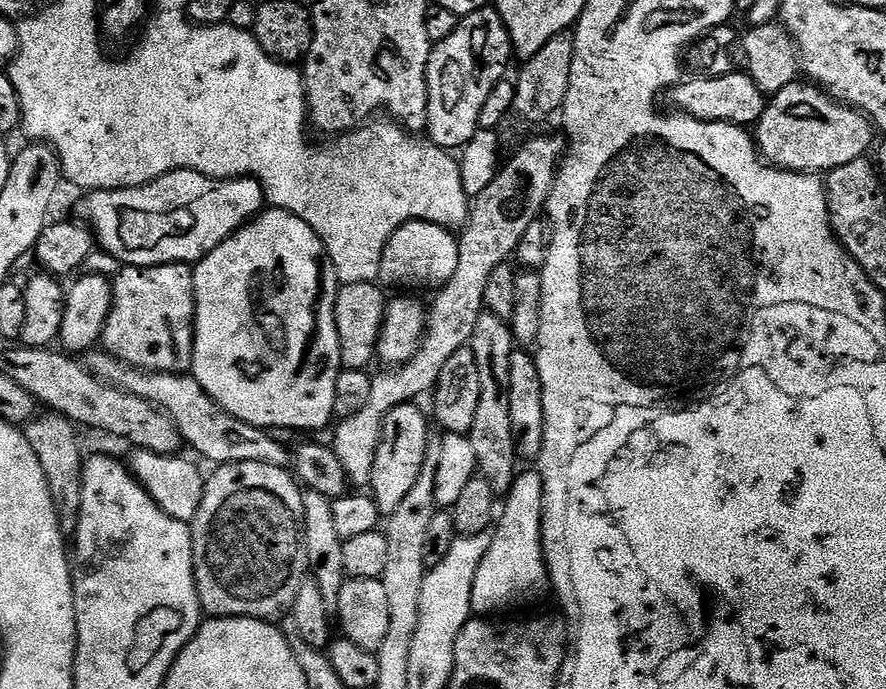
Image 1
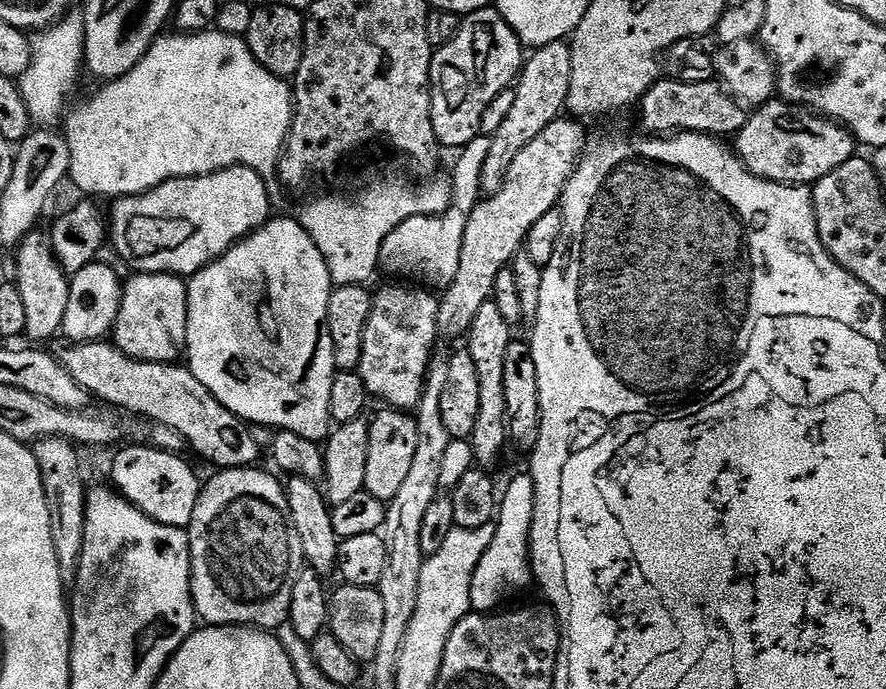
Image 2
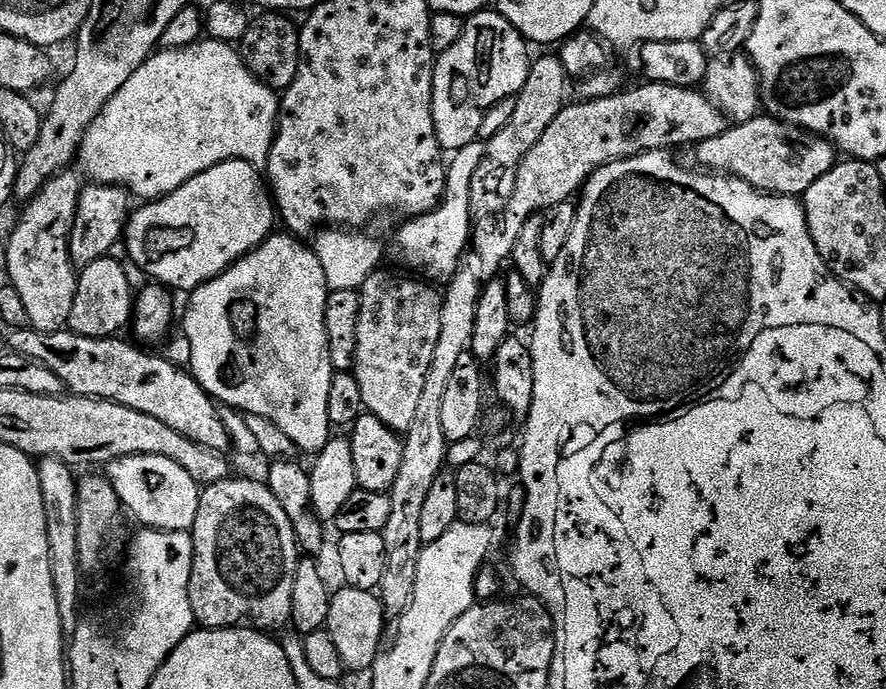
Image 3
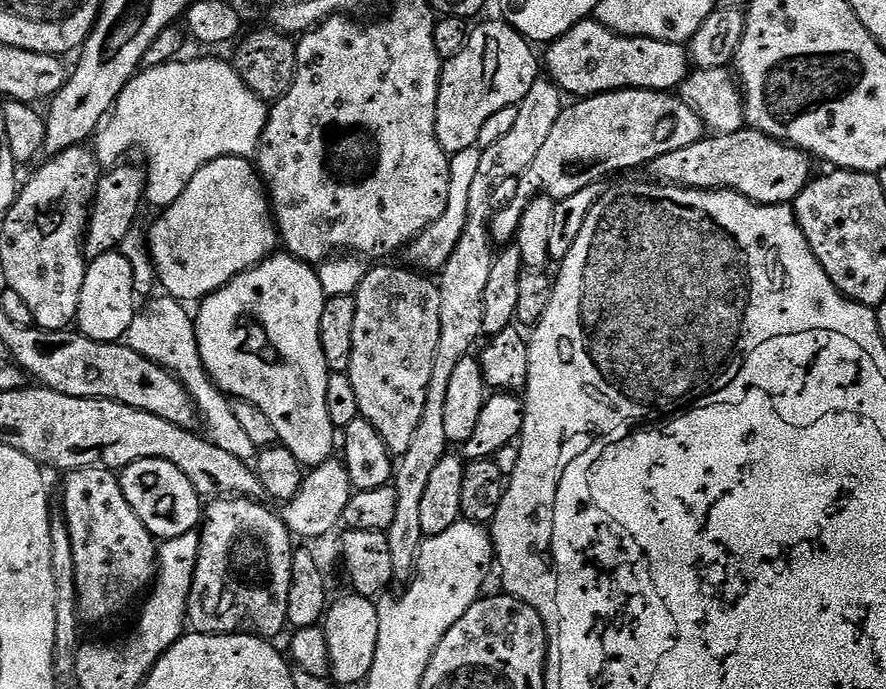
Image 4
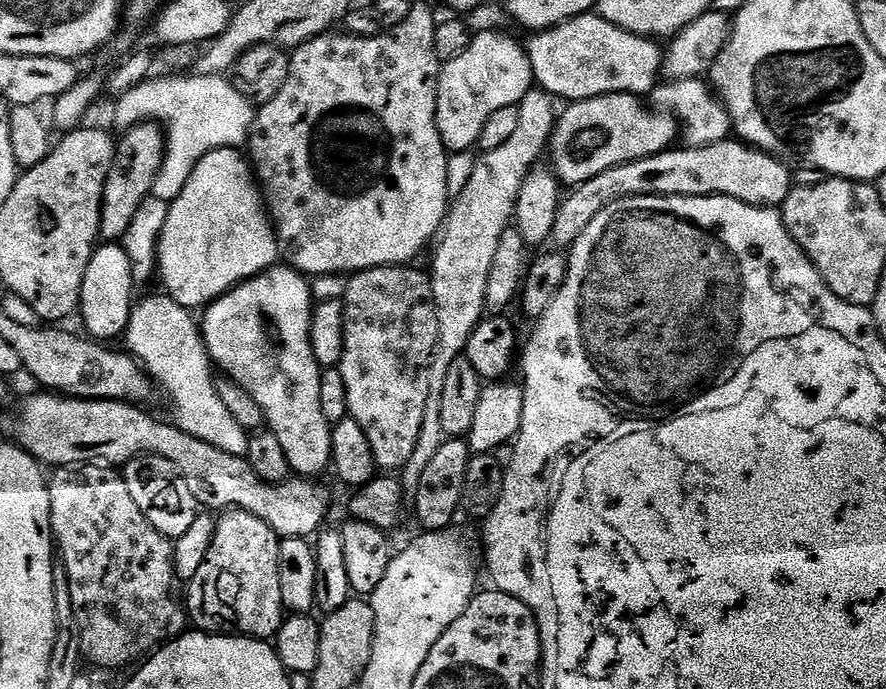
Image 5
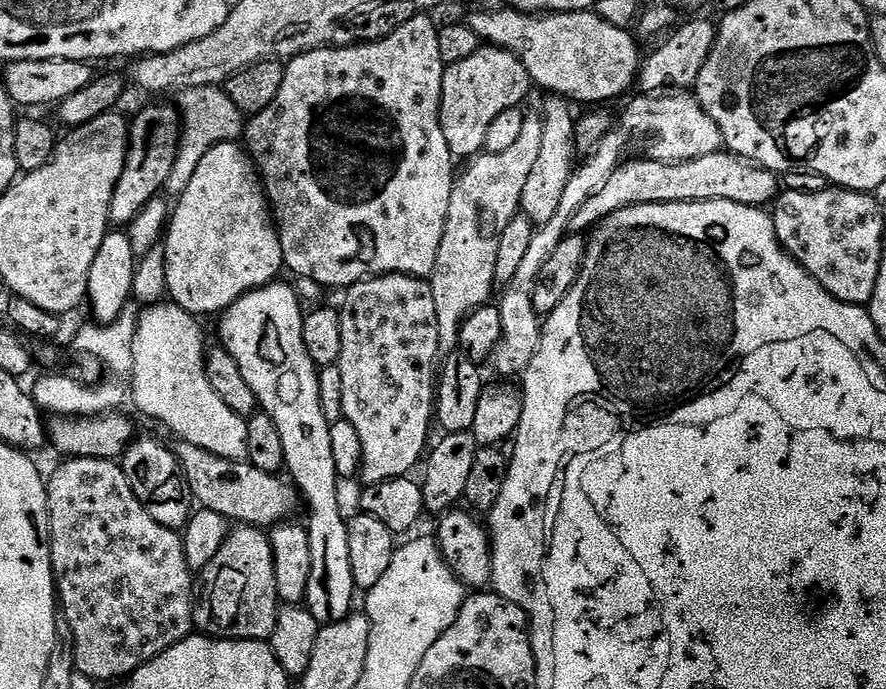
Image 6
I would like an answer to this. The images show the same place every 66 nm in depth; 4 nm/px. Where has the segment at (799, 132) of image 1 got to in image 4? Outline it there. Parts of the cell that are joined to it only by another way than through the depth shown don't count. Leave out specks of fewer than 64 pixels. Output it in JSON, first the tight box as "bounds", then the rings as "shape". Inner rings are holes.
{"bounds":[651,127,813,205],"shape":[[[745,127],[734,134],[725,136],[709,135],[662,158],[652,161],[651,179],[661,184],[676,184],[680,188],[706,188],[727,190],[742,194],[756,204],[791,205],[798,194],[813,179],[813,157],[800,148],[794,148],[782,140],[775,140],[757,132],[755,128]]]}

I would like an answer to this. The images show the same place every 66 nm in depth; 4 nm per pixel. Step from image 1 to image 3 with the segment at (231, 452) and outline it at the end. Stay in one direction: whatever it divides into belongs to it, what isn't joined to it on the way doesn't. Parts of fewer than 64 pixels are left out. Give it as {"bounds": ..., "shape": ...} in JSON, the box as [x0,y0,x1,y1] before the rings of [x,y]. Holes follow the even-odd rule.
{"bounds":[6,326,233,453],"shape":[[[29,326],[8,328],[6,334],[7,347],[11,351],[46,366],[46,370],[54,370],[71,395],[109,400],[130,410],[138,410],[138,414],[150,414],[150,418],[166,422],[170,430],[186,434],[190,442],[198,442],[198,446],[206,446],[215,452],[227,453],[233,447],[232,436],[224,424],[217,401],[208,395],[191,371],[163,355],[151,356],[148,353],[151,351],[135,343],[127,344],[121,338],[99,340],[71,330],[36,332]]]}

